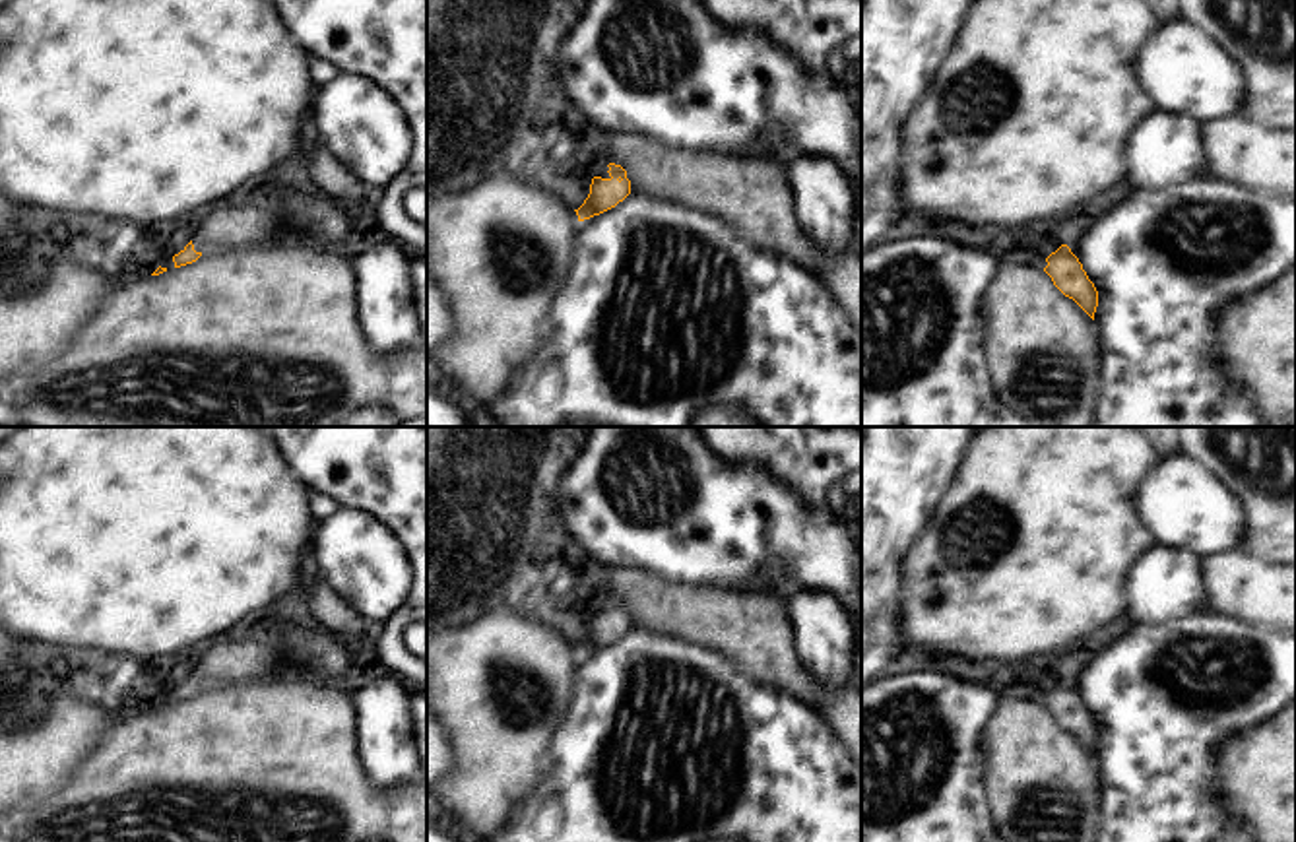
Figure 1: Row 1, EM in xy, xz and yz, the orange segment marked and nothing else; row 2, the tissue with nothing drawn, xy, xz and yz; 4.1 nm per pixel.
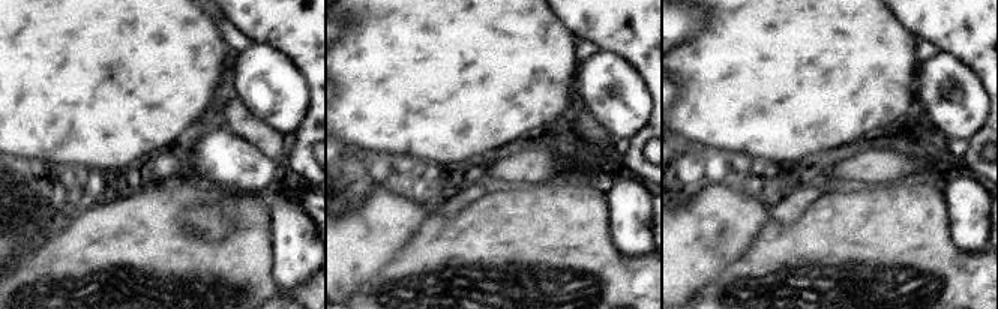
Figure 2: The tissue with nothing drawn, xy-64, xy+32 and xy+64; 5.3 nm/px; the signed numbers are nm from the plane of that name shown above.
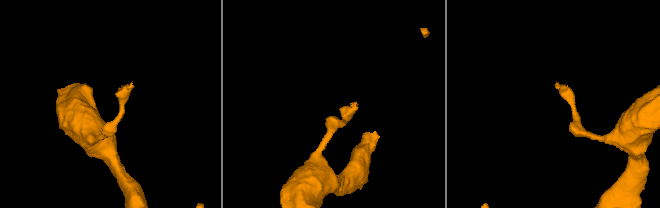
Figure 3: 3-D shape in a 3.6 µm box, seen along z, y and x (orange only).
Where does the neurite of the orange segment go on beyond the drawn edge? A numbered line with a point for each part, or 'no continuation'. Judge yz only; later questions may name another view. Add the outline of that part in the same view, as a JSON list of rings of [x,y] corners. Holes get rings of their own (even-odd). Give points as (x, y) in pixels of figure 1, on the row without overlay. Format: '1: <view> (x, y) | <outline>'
1: yz (1004, 678) | [[[908,644],[894,660],[887,675],[898,671],[933,669],[949,677],[982,685],[997,696],[1013,693],[1028,693],[1036,702],[1046,702],[1046,693],[1059,683],[1059,673],[1052,667],[1038,667],[1034,656],[1021,662],[1005,662],[995,658],[976,660],[960,656],[945,648],[923,648]]]

